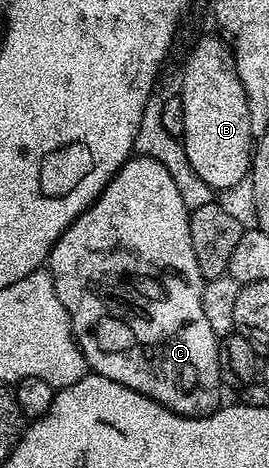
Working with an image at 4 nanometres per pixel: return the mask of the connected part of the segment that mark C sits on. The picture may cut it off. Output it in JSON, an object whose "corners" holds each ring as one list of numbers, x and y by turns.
{"corners":[[133,155,128,162,110,179,110,183,98,195,98,199,54,243,52,253,48,256,46,268,52,275,54,291,58,291,58,299,62,299,62,307,70,315,72,333,76,337,76,344,79,345,82,355,88,361,89,370,99,373,106,379,114,379,142,395,152,397,162,407,166,407,172,413,177,413,183,417,209,417,221,408,219,367,219,347,220,341,210,331,210,322,206,320,206,315,202,311,202,291,204,290,204,276,200,274,198,259,194,259,194,247,190,243,190,219,188,218,189,207,182,201,178,186,171,178,170,172,162,163,156,162,150,157]]}

